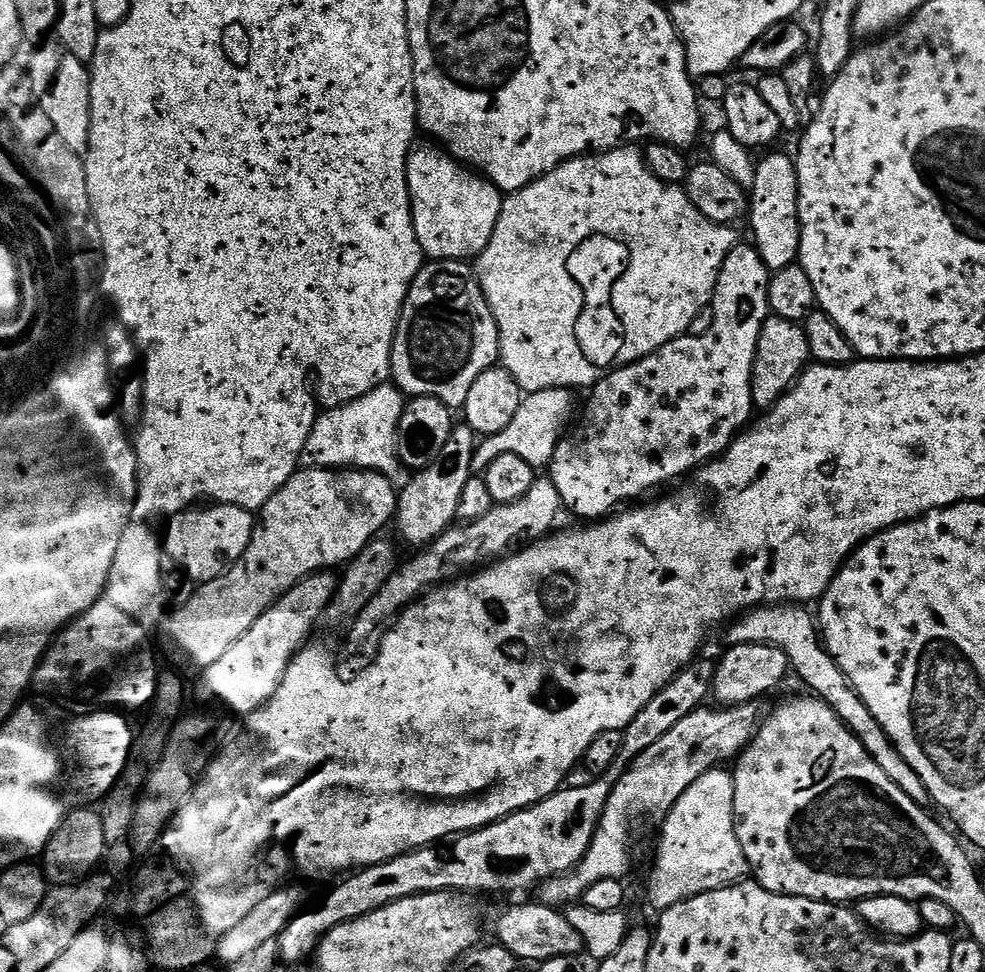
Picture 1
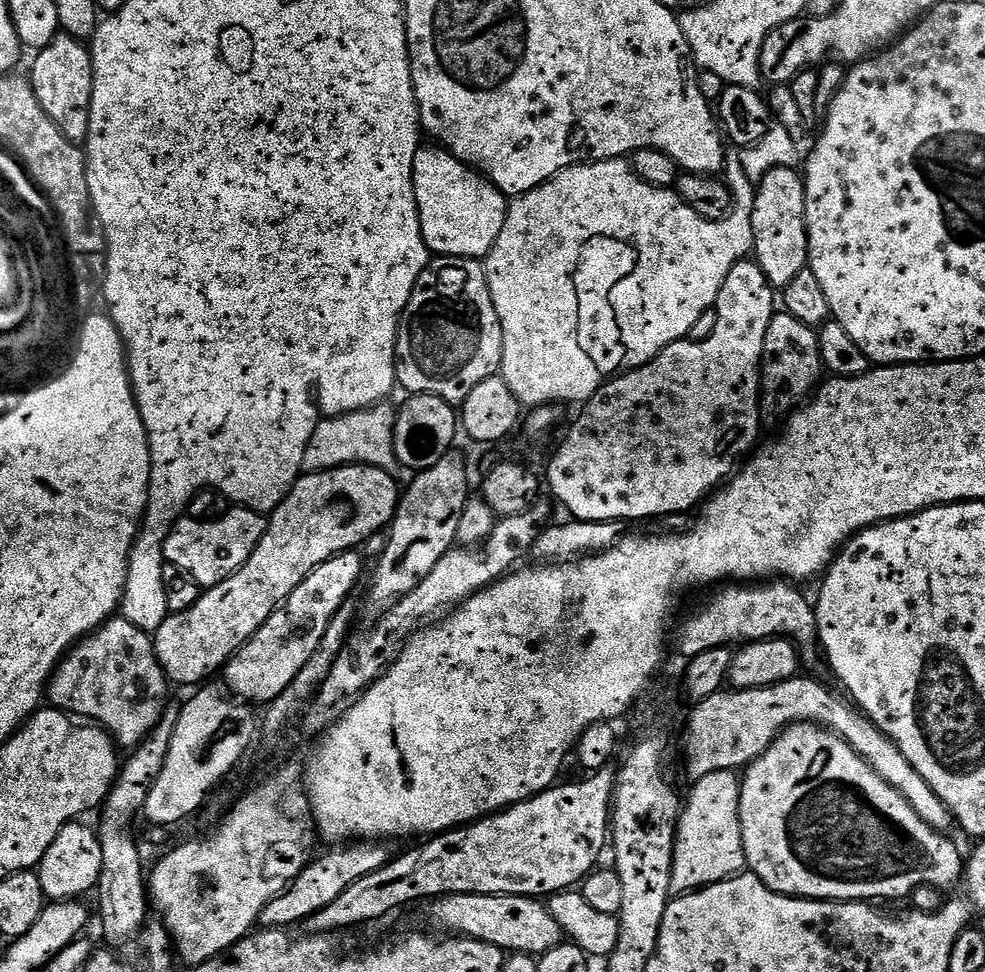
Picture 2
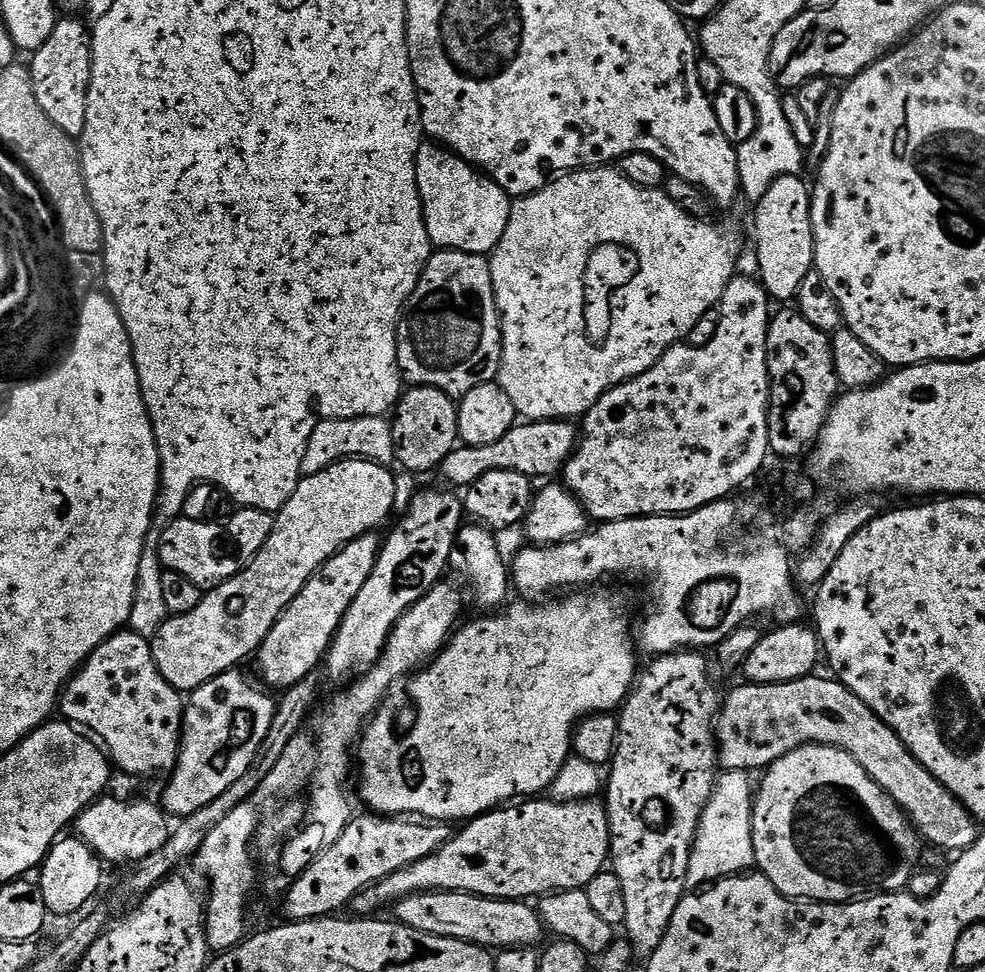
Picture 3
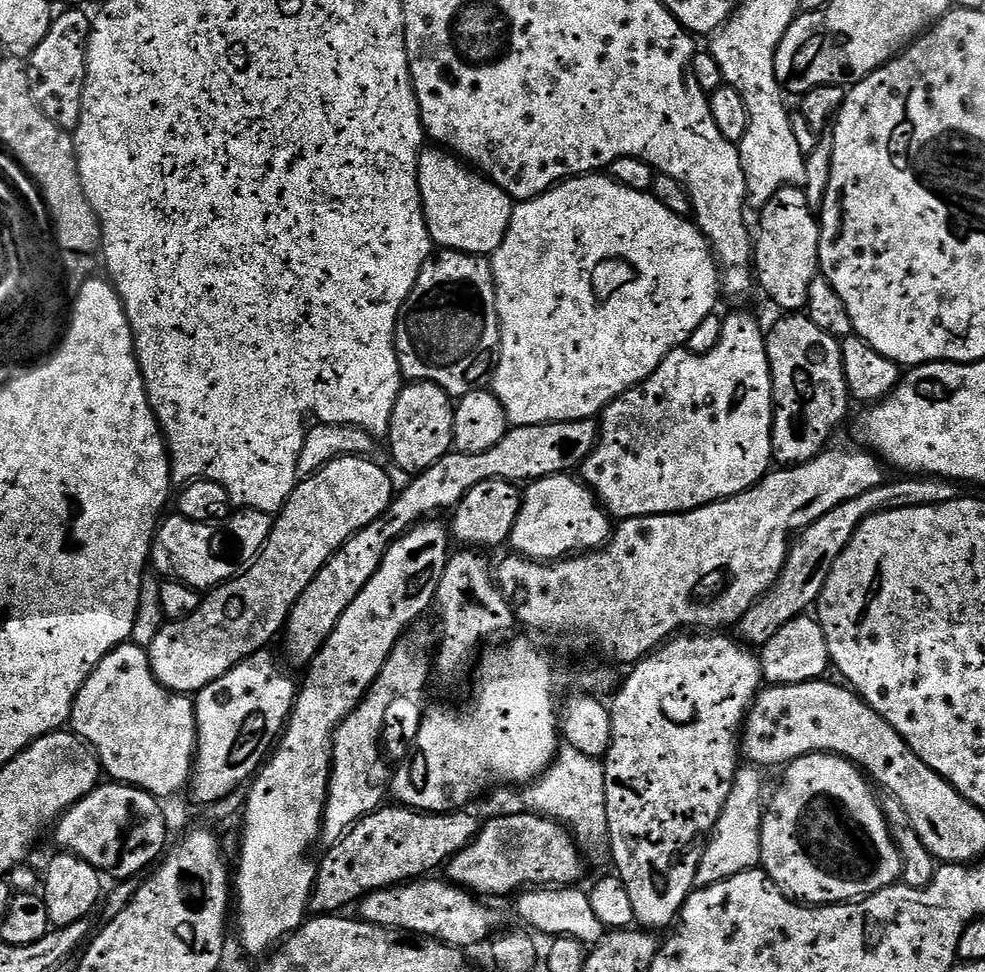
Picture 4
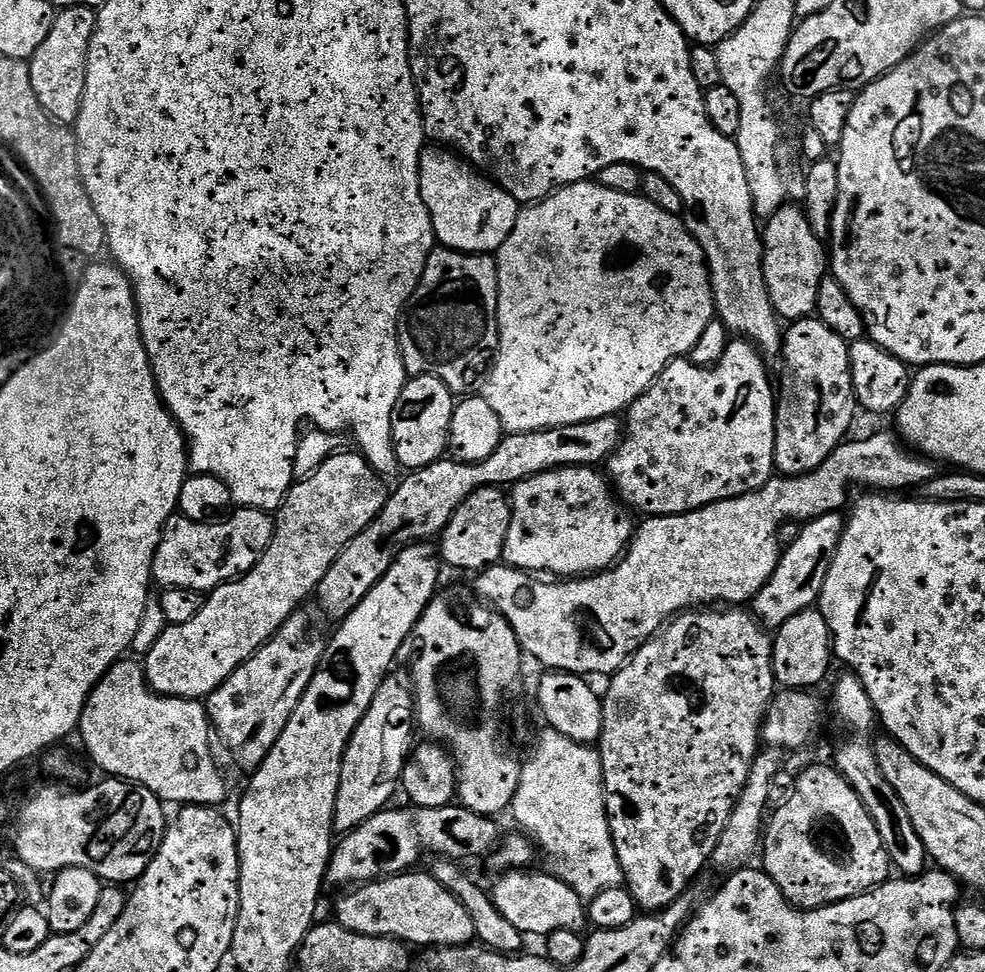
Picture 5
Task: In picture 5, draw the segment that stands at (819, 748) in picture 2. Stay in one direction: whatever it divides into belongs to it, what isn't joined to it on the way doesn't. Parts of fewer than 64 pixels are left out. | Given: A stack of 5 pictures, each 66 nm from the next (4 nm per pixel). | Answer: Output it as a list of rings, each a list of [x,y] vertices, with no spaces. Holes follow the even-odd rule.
[[[831,763],[806,769],[797,778],[796,789],[789,794],[788,801],[774,812],[762,836],[762,868],[782,890],[789,904],[801,910],[825,908],[827,904],[836,904],[879,888],[889,879],[890,861],[882,837],[878,835],[878,826],[874,826],[874,818],[870,818],[866,806],[862,806],[862,798],[858,798],[854,786],[850,786]]]

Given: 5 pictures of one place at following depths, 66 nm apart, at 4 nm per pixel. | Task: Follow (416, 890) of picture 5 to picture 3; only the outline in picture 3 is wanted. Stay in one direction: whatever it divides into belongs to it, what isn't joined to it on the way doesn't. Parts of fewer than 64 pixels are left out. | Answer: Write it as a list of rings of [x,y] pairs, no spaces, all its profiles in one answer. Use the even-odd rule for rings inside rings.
[[[419,892],[416,896],[407,896],[405,900],[396,901],[394,911],[396,911],[395,919],[399,923],[410,926],[414,930],[474,942],[493,950],[536,948],[539,940],[546,936],[546,929],[543,920],[540,919],[539,911],[531,903],[523,900],[492,900],[489,896],[475,896],[469,892]]]

